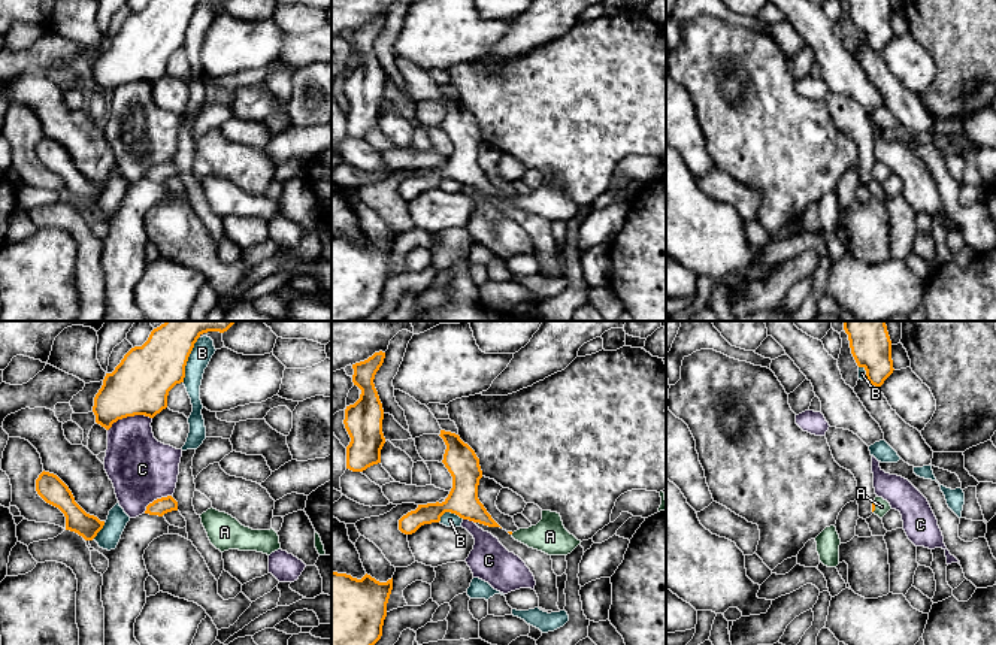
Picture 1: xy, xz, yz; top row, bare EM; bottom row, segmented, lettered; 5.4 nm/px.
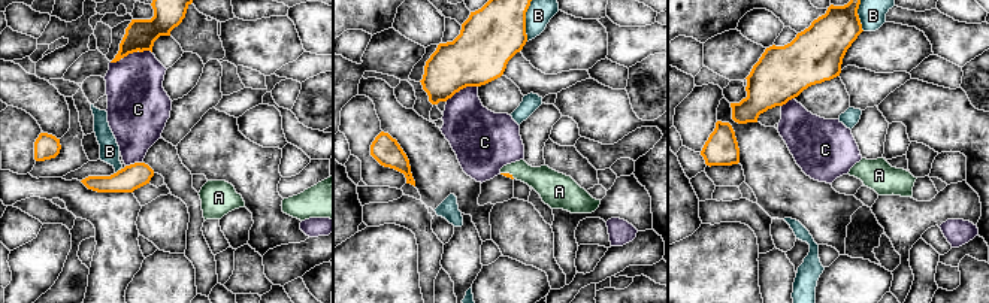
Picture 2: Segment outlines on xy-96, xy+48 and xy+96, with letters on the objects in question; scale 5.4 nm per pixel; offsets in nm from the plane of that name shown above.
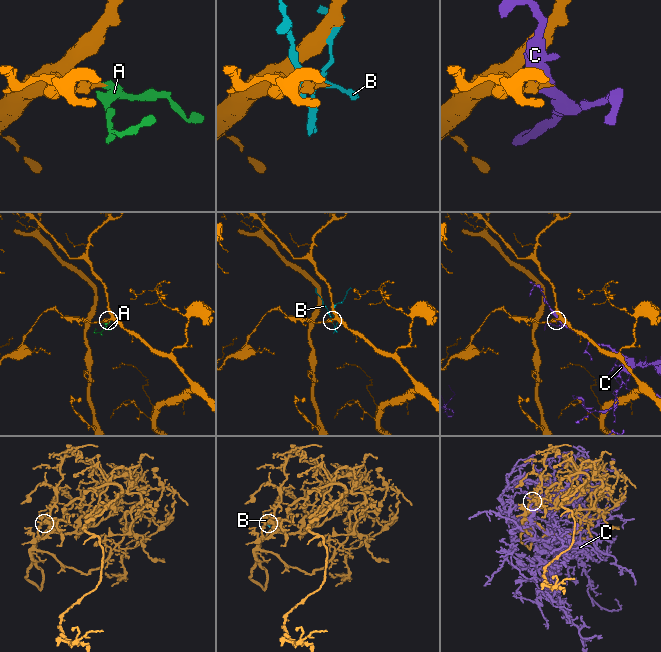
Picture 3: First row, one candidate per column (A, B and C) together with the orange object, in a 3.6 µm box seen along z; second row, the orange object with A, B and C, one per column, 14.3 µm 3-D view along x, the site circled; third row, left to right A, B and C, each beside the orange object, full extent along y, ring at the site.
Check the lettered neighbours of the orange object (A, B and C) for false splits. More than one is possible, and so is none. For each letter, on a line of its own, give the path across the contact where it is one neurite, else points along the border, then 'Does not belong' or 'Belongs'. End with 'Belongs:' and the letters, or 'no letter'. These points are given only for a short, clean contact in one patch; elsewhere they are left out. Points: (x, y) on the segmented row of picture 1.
A: Path across: yz (872, 503), (874, 506), (881, 506). Belongs
B: Does not belong
C: Does not belong
Belongs: A

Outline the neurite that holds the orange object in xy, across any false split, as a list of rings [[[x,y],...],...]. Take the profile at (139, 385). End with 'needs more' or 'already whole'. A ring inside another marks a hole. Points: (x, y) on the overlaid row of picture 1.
[[[166,321],[154,328],[142,346],[131,348],[94,397],[96,423],[109,430],[118,420],[145,415],[154,418],[167,408],[169,391],[184,382],[185,366],[197,339],[208,331],[227,331],[236,321]]] | already whole

